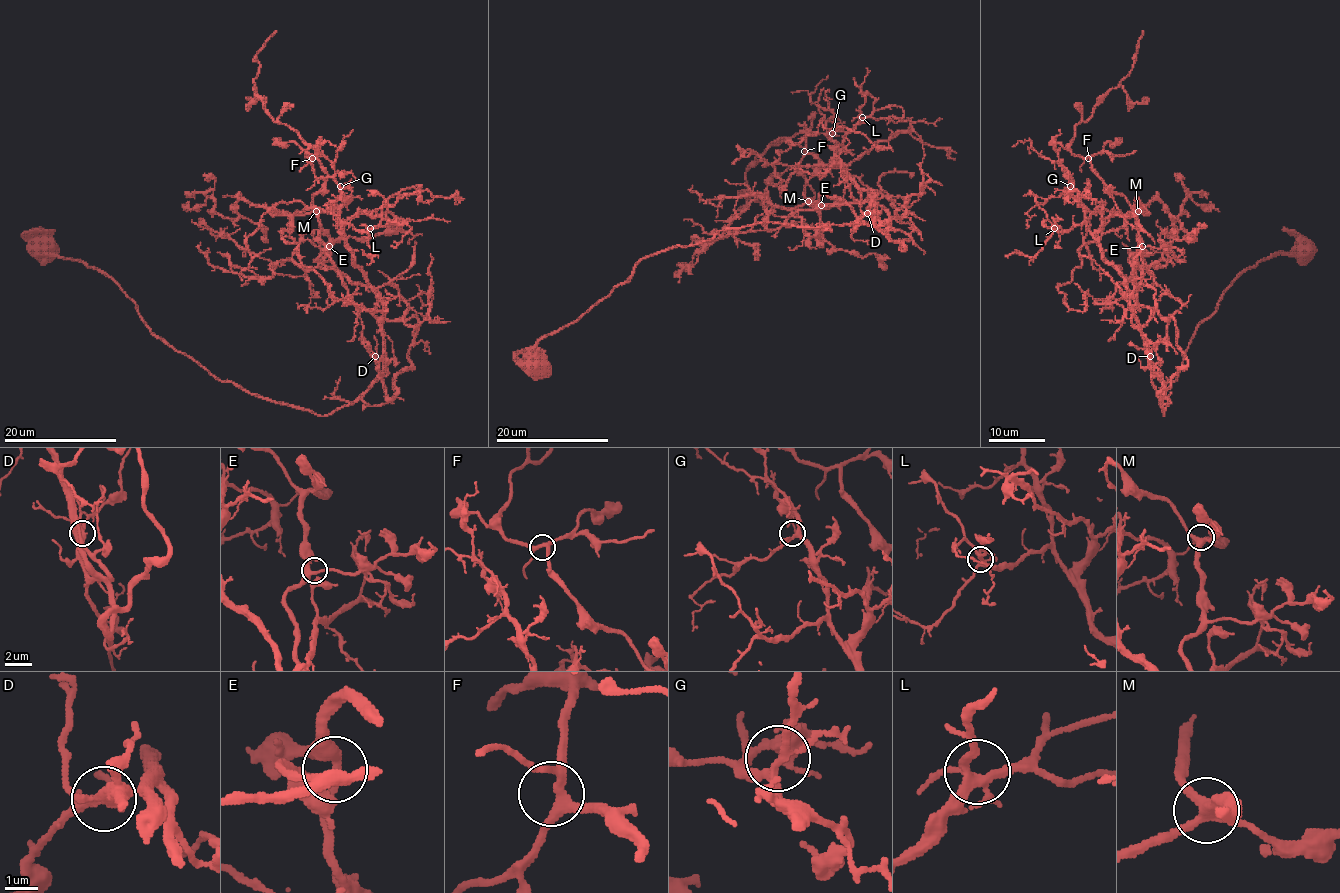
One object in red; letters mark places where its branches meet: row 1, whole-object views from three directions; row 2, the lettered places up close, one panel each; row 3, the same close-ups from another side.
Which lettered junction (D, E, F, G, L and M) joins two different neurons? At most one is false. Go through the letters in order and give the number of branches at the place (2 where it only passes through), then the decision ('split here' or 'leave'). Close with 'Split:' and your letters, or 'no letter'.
D: 4 branches meet; leave
E: 4 branches meet; leave
F: 4 branches meet; leave
G: 4 branches meet; leave
L: 6 branches meet; leave
M: 4 branches meet; leave
Split: no letter

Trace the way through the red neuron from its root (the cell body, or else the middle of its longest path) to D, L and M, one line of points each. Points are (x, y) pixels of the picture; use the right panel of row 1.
D: (1301, 251), (1262, 259), (1228, 287), (1194, 333), (1177, 378), (1166, 383), (1159, 399), (1164, 416), (1150, 355)
L: (1301, 251), (1262, 259), (1228, 287), (1166, 383), (1164, 416), (1123, 276), (1085, 224), (1054, 228)
M: (1301, 251), (1228, 287), (1166, 383), (1164, 416), (1132, 299), (1139, 310), (1116, 302), (1136, 296), (1138, 211)

